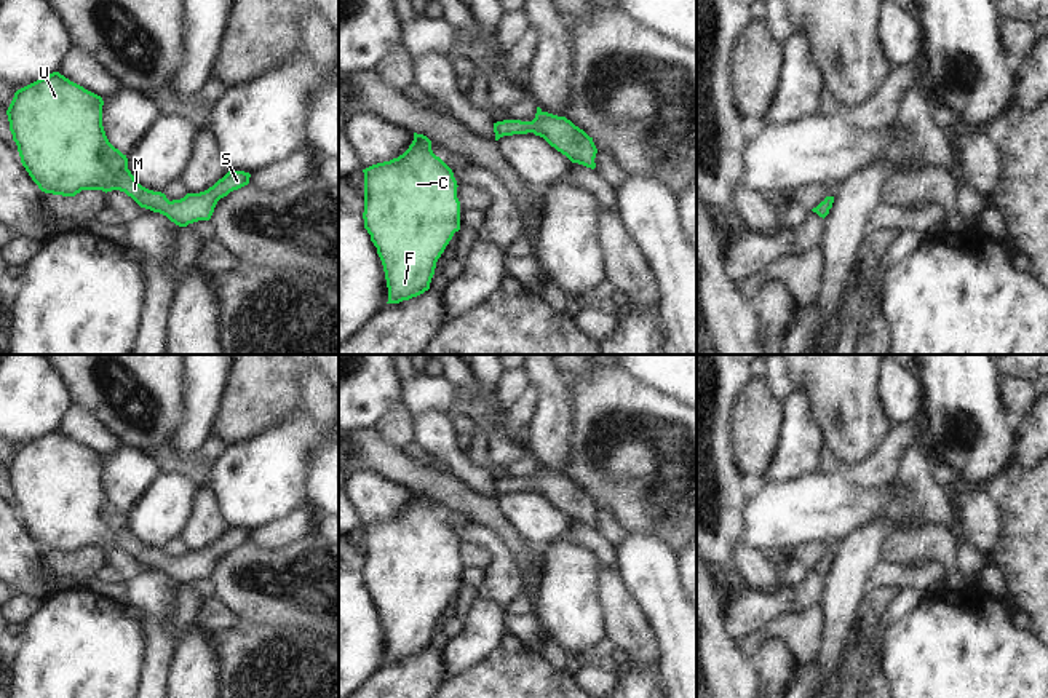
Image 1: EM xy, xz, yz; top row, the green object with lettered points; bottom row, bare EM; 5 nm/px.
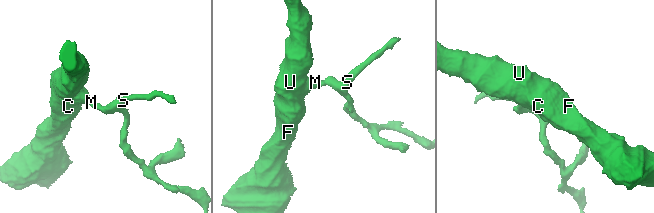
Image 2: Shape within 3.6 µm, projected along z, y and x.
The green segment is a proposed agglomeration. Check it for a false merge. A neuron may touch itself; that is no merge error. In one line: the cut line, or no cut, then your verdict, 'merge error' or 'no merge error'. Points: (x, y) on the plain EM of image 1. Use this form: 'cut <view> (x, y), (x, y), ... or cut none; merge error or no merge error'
cut none; no merge error

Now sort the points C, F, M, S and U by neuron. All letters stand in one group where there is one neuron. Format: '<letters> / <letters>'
C F M S U

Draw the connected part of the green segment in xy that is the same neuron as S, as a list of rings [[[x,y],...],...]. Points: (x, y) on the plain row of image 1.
[[[53,430],[14,450],[6,468],[10,489],[18,503],[21,521],[45,551],[75,554],[81,548],[120,548],[141,565],[166,573],[179,585],[198,578],[209,578],[217,559],[230,549],[249,541],[249,530],[228,529],[212,545],[200,551],[187,551],[169,559],[165,551],[142,545],[128,527],[128,516],[115,506],[102,484],[101,454]]]

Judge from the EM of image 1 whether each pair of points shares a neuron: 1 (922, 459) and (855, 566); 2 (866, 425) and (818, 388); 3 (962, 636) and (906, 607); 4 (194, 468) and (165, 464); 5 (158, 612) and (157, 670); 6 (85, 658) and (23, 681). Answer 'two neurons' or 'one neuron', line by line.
1: one neuron
2: one neuron
3: two neurons
4: one neuron
5: one neuron
6: one neuron

